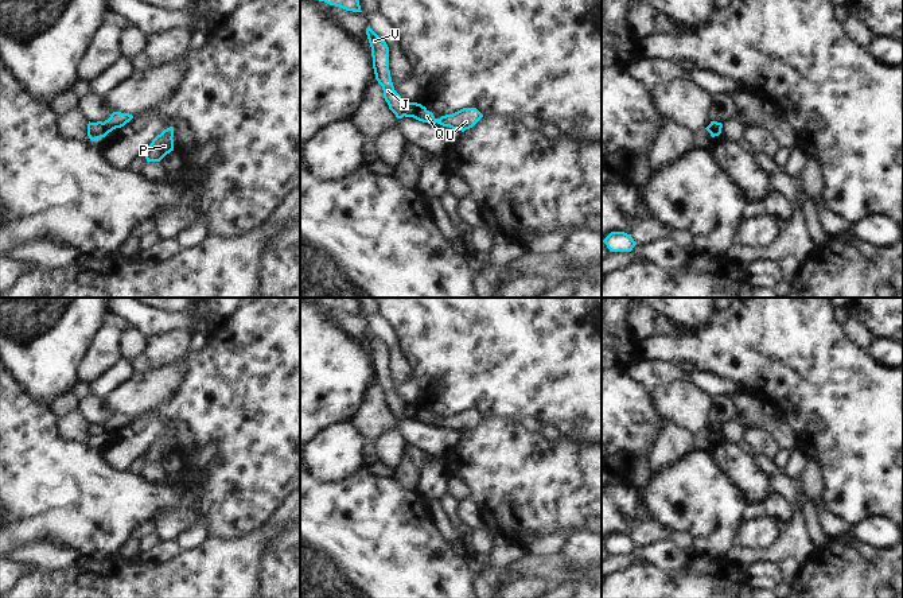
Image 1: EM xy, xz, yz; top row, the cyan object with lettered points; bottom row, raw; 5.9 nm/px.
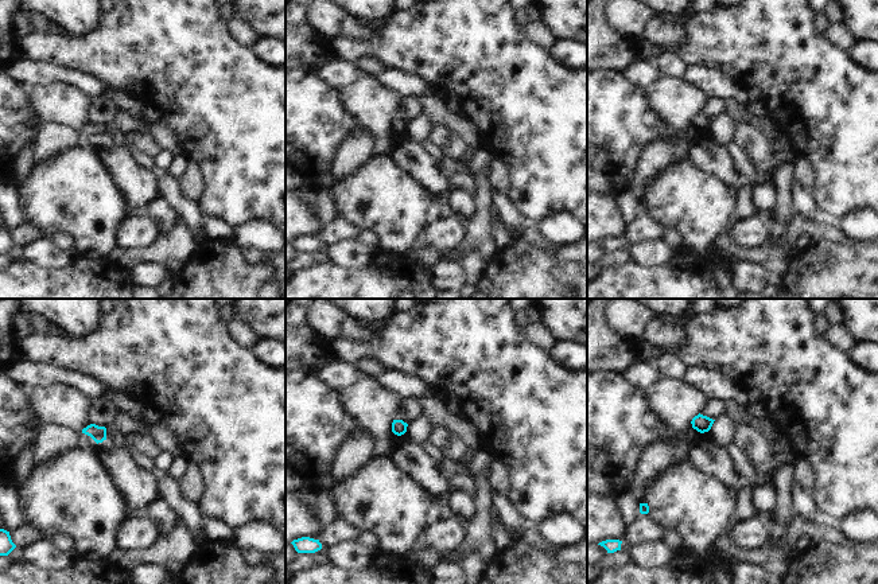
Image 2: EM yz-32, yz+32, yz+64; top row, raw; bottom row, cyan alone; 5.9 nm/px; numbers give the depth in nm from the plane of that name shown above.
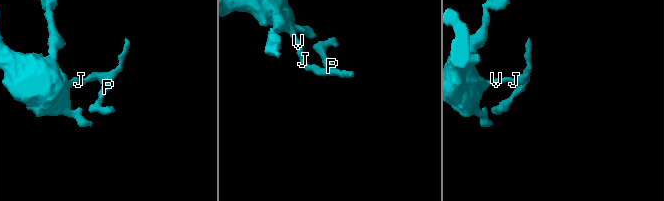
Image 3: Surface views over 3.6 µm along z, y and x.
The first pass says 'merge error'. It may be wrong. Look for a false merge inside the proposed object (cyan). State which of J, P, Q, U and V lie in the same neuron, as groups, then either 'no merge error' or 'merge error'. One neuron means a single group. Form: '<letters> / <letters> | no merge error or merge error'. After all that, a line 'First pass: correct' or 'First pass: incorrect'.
J V / P Q U | merge error
First pass: correct

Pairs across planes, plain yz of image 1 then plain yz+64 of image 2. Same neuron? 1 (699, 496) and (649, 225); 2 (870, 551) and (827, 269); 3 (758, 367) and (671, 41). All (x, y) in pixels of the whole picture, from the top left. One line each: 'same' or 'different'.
1: different
2: different
3: different

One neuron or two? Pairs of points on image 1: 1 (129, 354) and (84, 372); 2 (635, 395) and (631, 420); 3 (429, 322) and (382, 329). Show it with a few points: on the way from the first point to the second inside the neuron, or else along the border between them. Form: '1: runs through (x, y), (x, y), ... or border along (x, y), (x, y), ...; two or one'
1: border along (128, 326), (120, 337), (121, 357); two
2: runs through (631, 402), (631, 414); one
3: border along (378, 313), (393, 331), (404, 357); two

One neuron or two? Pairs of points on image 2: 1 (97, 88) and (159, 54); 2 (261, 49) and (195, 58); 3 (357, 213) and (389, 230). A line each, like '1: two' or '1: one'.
1: two
2: two
3: one

